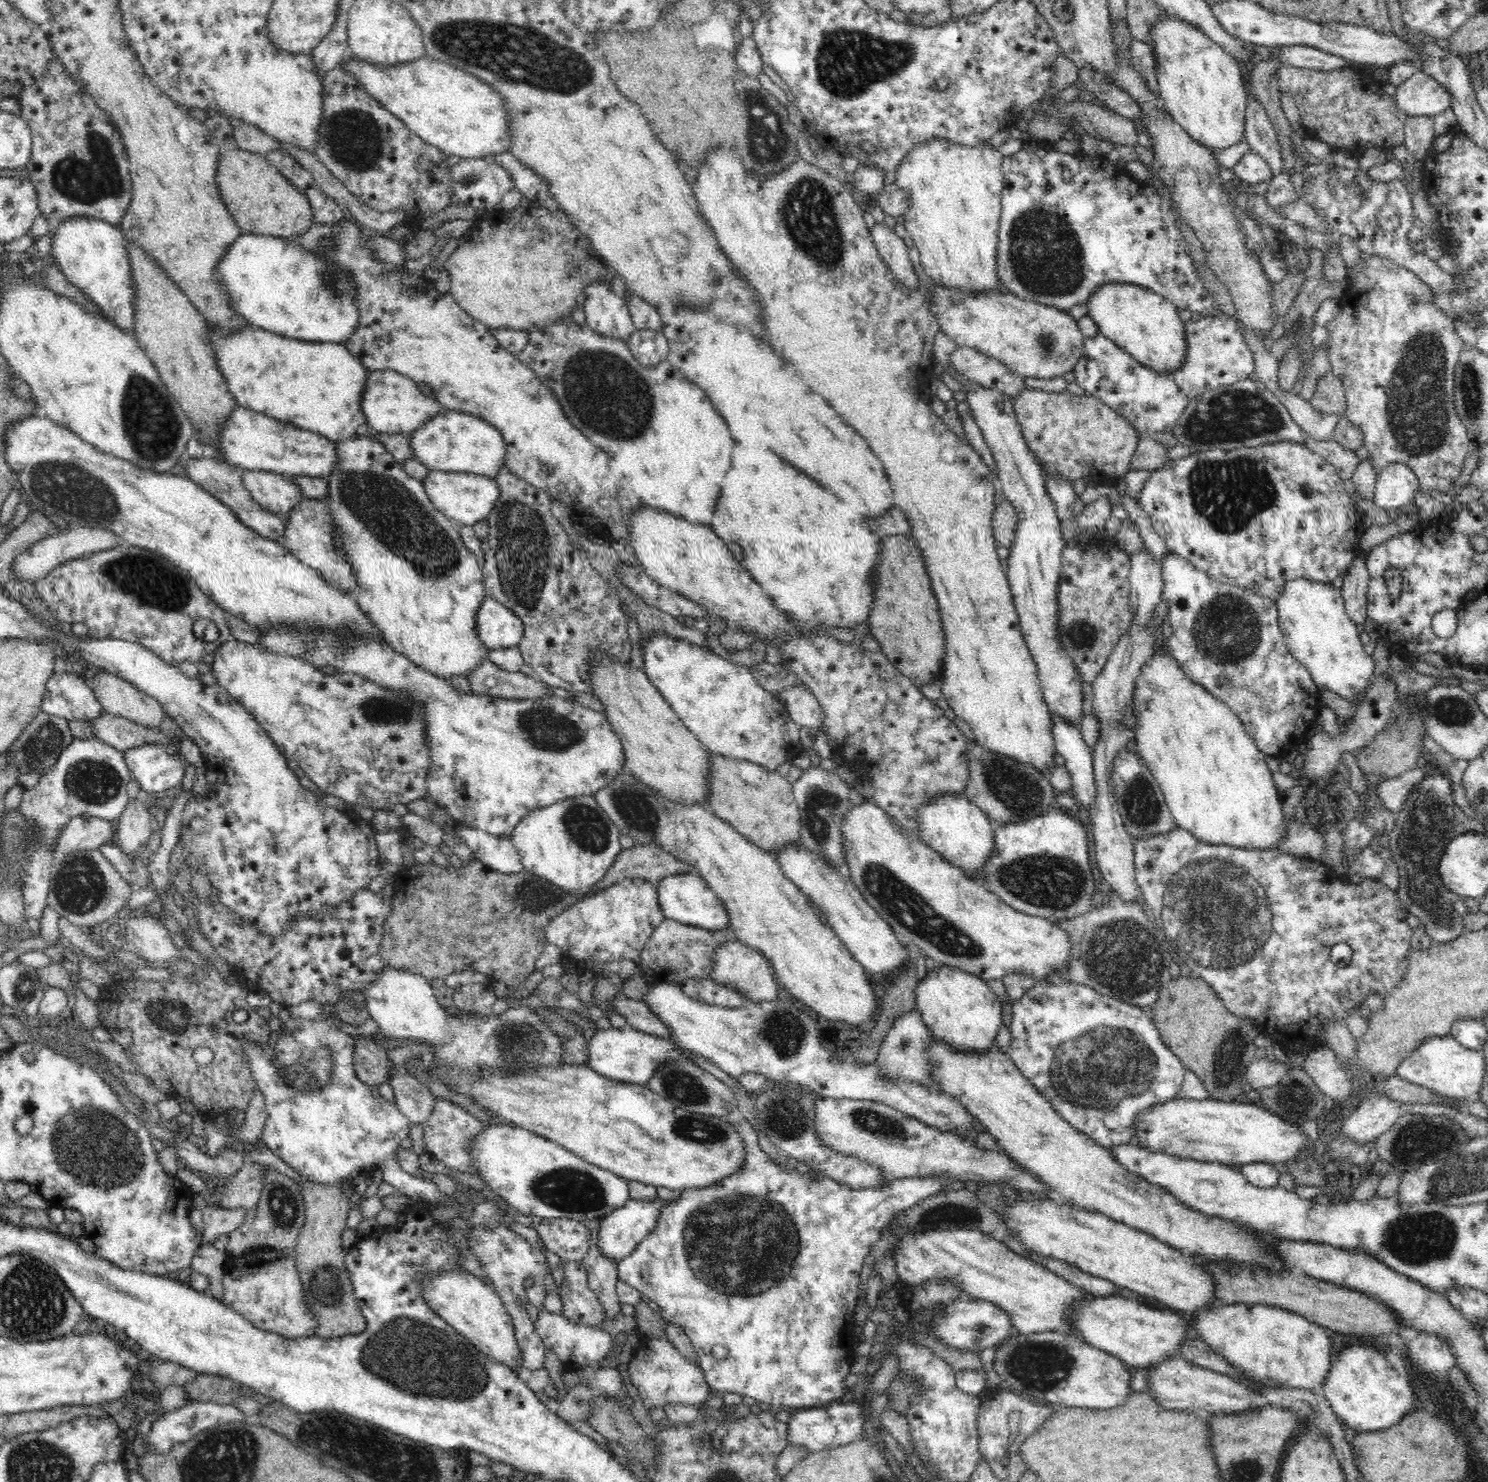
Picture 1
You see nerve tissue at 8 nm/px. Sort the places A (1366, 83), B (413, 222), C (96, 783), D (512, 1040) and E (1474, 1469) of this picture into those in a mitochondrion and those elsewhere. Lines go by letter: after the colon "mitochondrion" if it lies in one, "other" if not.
A: other
B: other
C: mitochondrion
D: mitochondrion
E: other

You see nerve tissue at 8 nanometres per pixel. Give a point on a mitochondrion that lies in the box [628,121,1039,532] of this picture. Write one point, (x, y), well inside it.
(808, 212)

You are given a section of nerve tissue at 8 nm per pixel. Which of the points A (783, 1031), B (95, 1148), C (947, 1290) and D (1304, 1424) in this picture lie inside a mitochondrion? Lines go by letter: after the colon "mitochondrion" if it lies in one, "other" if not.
A: mitochondrion
B: mitochondrion
C: mitochondrion
D: other

